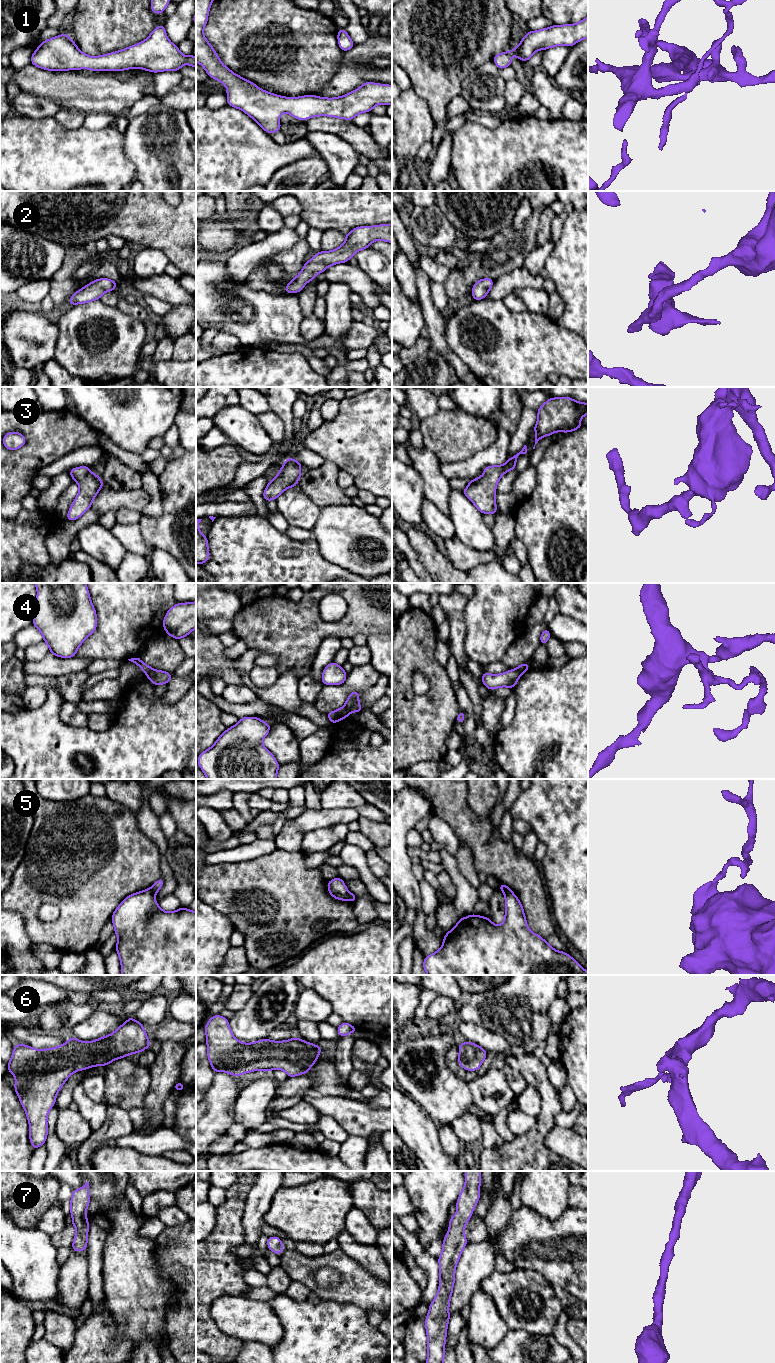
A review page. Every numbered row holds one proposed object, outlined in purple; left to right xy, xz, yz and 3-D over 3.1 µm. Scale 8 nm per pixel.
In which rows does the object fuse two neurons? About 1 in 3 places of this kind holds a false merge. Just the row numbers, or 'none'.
4, 5

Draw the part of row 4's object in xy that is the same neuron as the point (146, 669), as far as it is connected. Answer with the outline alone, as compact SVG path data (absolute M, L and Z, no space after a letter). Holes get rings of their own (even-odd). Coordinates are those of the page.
M131 658L128 660L138 665L146 675L148 675L152 670L154 670L151 666L145 664L140 658Z

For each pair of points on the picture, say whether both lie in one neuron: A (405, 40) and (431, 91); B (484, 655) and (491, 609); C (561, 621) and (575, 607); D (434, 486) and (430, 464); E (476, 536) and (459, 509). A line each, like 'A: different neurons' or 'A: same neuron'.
A: same neuron
B: same neuron
C: different neurons
D: same neuron
E: same neuron

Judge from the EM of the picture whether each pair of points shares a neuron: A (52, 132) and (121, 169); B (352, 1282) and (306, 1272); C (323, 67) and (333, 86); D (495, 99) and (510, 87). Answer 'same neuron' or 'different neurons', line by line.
A: same neuron
B: same neuron
C: different neurons
D: different neurons

